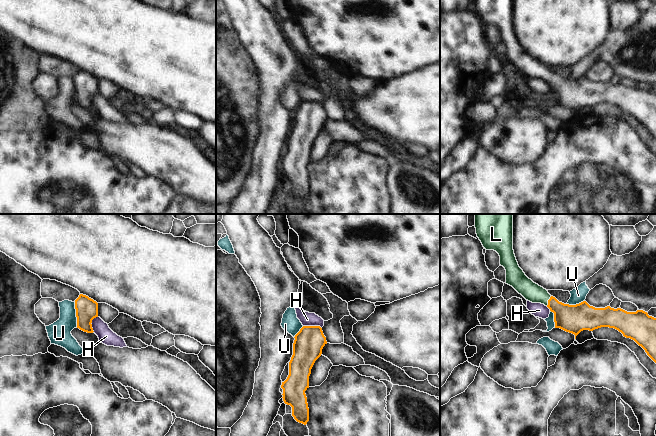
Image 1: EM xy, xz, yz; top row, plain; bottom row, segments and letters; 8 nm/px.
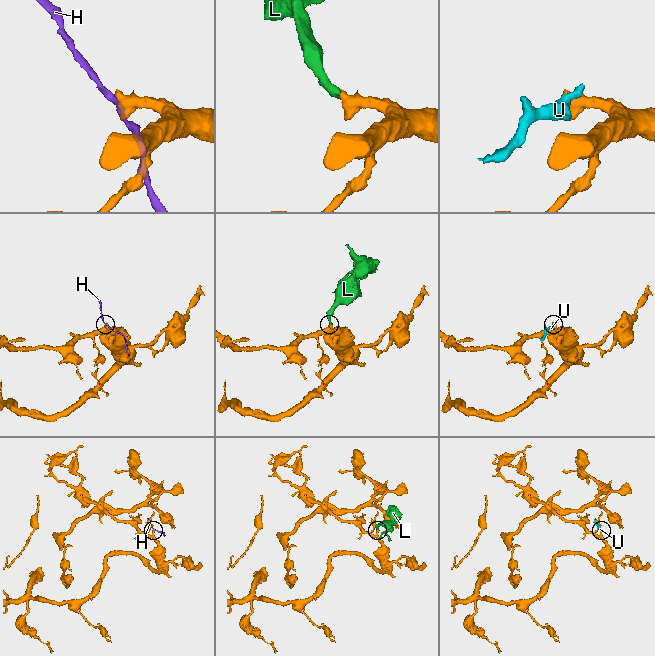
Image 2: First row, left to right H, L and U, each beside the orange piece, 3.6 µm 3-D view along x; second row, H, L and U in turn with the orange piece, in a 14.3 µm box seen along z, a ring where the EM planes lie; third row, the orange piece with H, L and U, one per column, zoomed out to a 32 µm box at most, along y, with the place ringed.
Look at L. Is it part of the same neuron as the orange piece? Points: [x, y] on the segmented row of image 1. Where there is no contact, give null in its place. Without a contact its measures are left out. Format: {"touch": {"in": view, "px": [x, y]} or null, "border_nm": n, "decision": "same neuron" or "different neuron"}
{"touch": {"in": "yz", "px": [548, 301]}, "border_nm": 90, "decision": "same neuron"}

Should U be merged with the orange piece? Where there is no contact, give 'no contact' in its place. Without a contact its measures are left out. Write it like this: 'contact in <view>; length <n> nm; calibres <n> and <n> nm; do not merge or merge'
contact in xy; length 200 nm; calibres 180 and 190 nm; do not merge

